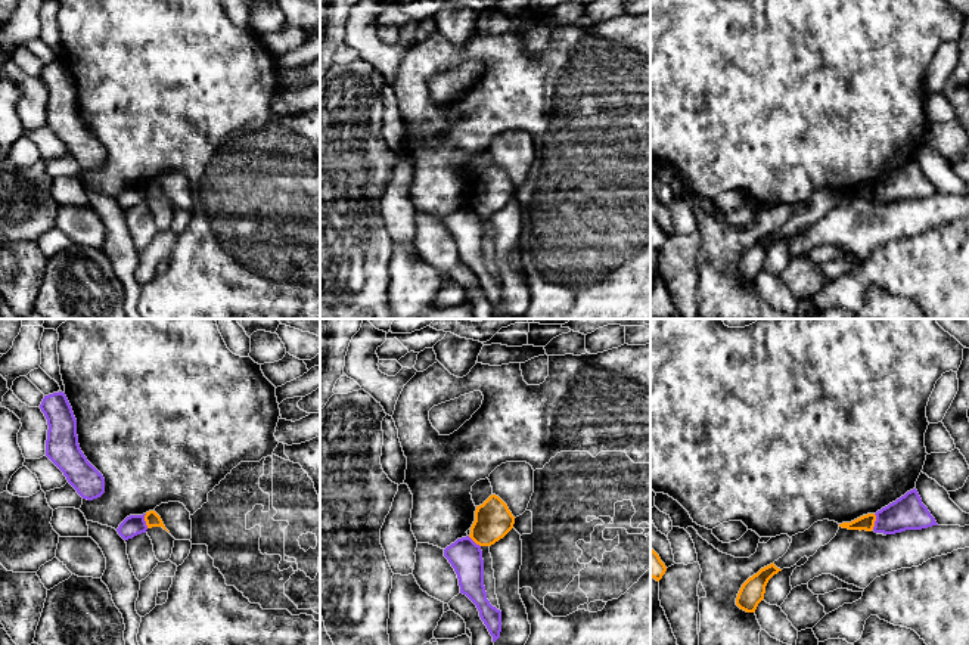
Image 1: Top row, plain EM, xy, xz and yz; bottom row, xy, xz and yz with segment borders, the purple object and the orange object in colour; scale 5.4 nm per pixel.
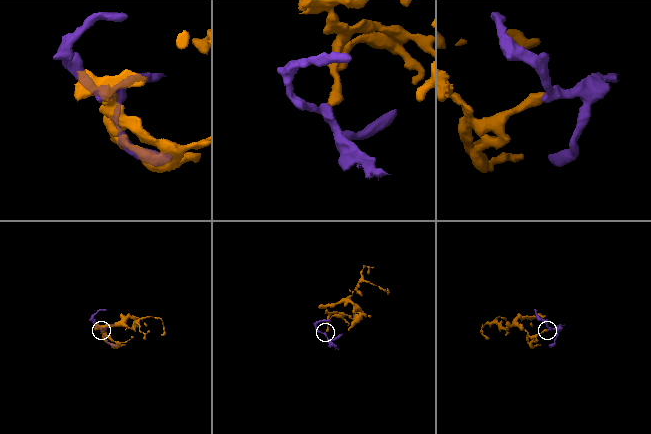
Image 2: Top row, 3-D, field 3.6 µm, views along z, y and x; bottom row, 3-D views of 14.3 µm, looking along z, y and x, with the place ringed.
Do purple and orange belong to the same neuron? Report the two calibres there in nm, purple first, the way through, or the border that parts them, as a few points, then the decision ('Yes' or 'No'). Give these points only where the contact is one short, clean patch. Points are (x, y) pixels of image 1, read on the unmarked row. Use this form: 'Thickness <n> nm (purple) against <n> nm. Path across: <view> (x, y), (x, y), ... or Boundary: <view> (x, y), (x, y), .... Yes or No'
Thickness 190 nm (purple) against 80 nm. Boundary: yz (875, 183), (875, 195), (872, 198). No

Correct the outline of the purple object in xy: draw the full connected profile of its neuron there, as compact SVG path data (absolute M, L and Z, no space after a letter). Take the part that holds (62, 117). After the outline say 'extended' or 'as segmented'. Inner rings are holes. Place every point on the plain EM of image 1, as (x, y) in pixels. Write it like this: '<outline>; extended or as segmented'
M65 62L44 65L40 78L49 94L46 125L63 142L83 168L100 167L105 162L105 148L80 118L77 89Z; as segmented

